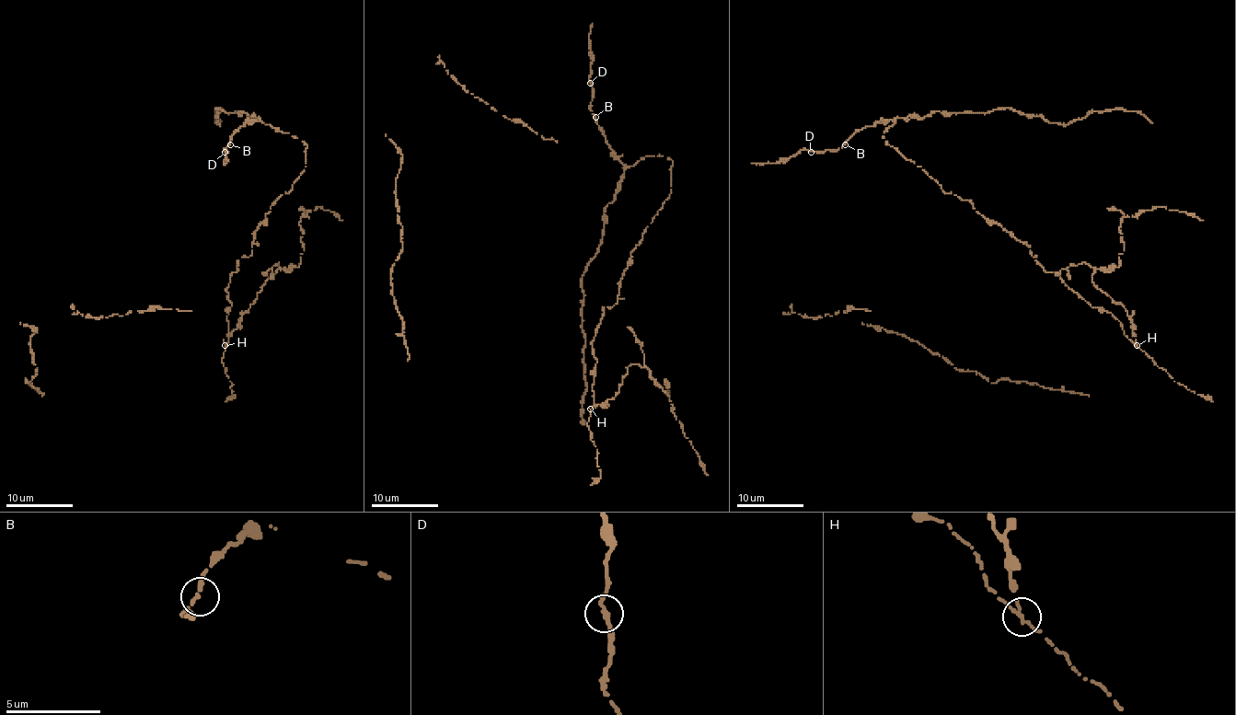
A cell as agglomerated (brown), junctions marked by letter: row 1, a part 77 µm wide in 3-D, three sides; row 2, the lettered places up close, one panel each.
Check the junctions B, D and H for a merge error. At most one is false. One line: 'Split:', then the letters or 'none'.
Split: H

